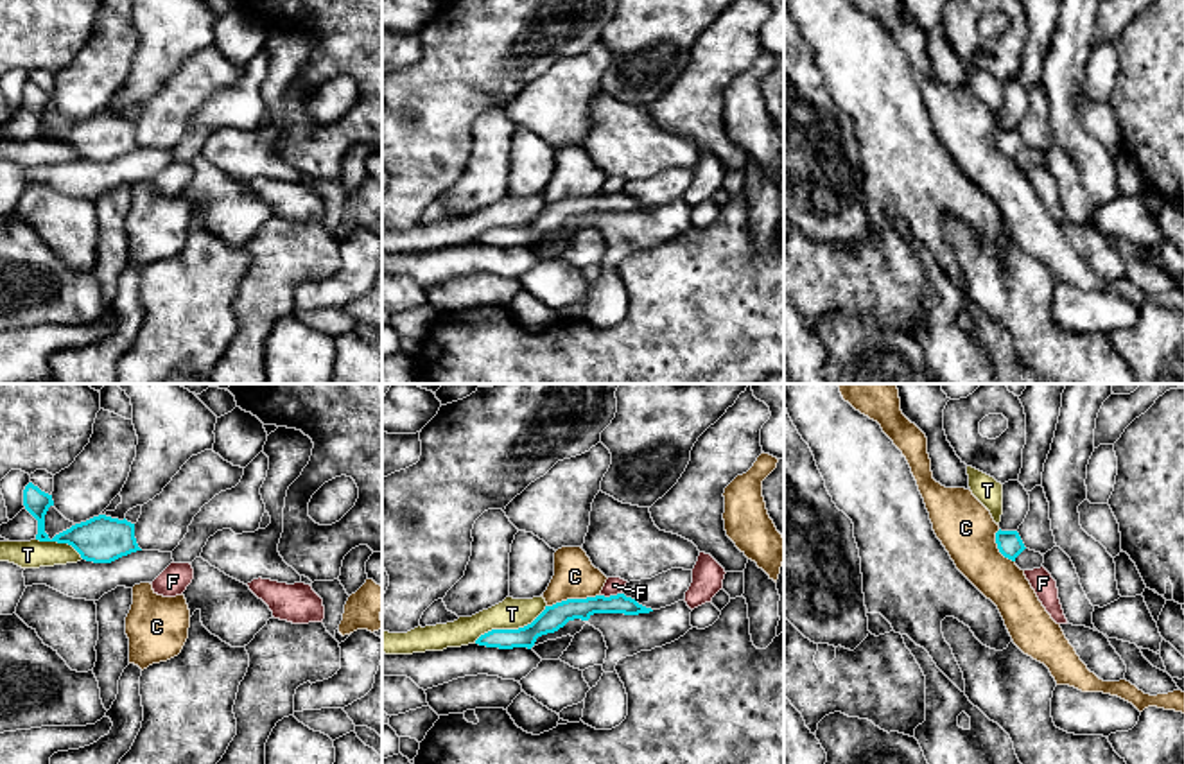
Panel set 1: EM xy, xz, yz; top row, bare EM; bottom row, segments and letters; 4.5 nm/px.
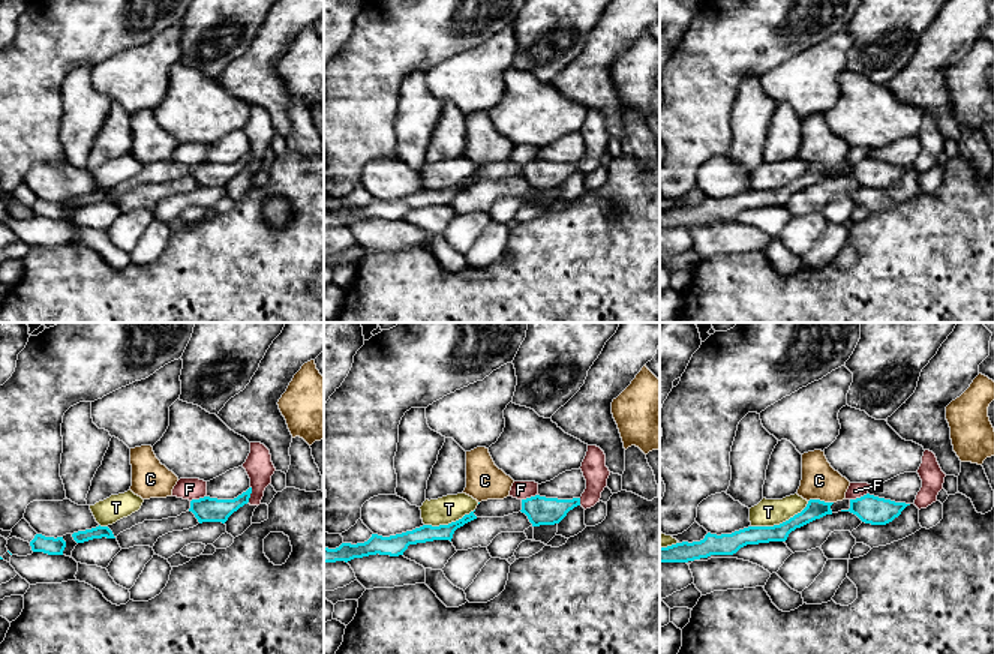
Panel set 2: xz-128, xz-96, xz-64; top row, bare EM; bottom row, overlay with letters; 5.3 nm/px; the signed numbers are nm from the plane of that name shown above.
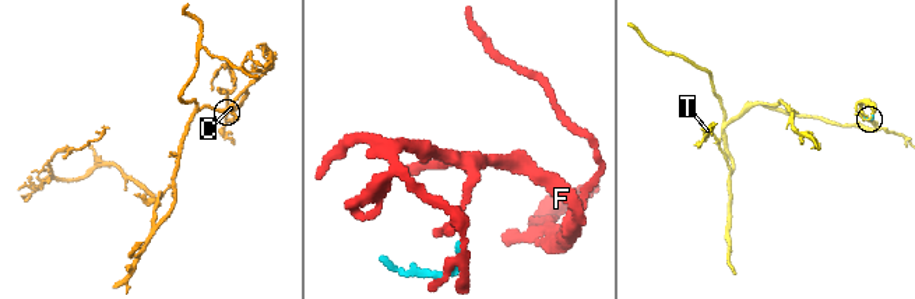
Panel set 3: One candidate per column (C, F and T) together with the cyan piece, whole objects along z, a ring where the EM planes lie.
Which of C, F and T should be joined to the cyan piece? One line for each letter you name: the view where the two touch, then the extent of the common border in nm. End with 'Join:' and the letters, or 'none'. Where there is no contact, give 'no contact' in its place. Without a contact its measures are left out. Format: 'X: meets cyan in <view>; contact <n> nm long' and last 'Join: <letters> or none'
Join: none

